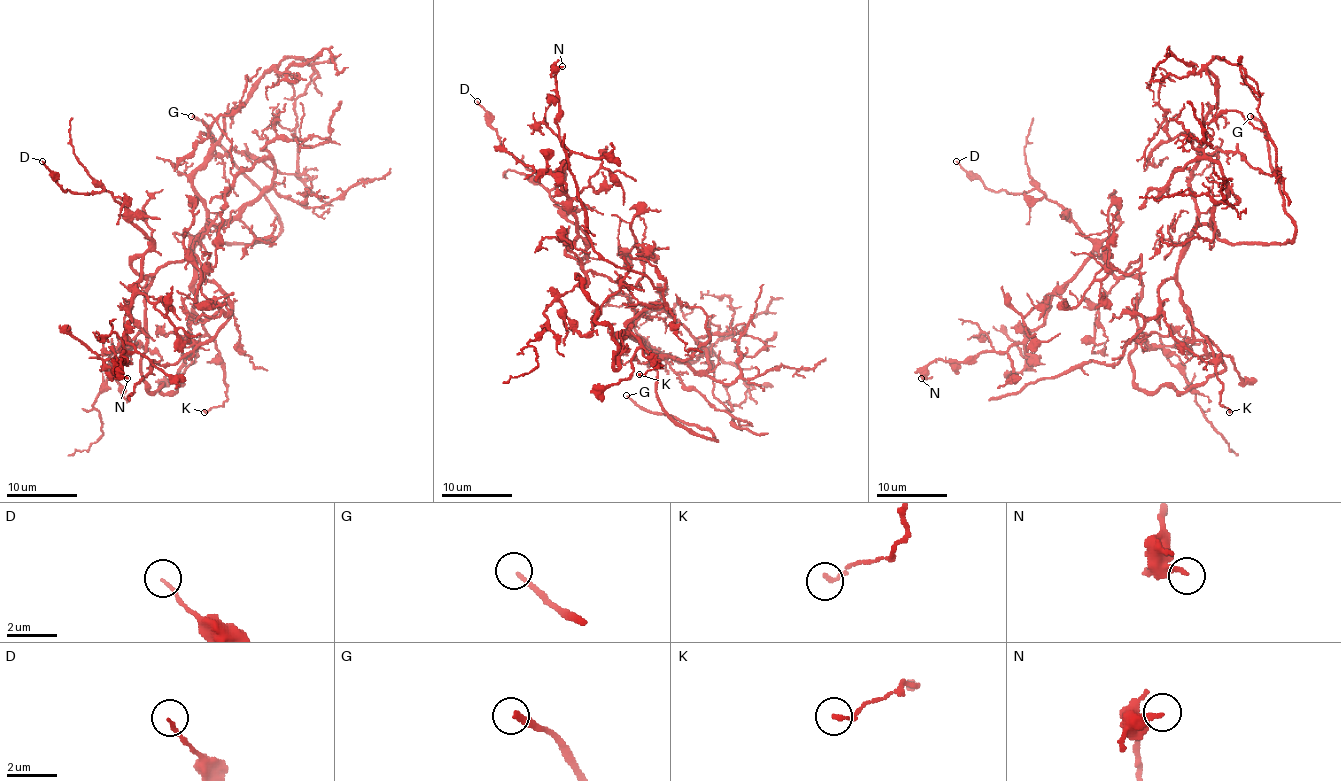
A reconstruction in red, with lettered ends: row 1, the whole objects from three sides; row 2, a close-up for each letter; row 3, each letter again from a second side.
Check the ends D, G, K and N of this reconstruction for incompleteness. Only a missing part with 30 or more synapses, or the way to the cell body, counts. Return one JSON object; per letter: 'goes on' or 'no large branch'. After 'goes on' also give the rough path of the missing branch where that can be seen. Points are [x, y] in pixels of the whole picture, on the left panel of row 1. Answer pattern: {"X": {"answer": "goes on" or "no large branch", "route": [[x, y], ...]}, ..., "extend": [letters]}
{"D": {"answer": "no large branch"}, "G": {"answer": "goes on", "route": [[191, 116], [184, 106], [204, 81], [253, 70], [299, 42], [390, 19], [420, 19]]}, "K": {"answer": "no large branch"}, "N": {"answer": "no large branch"}, "extend": ["G"]}

